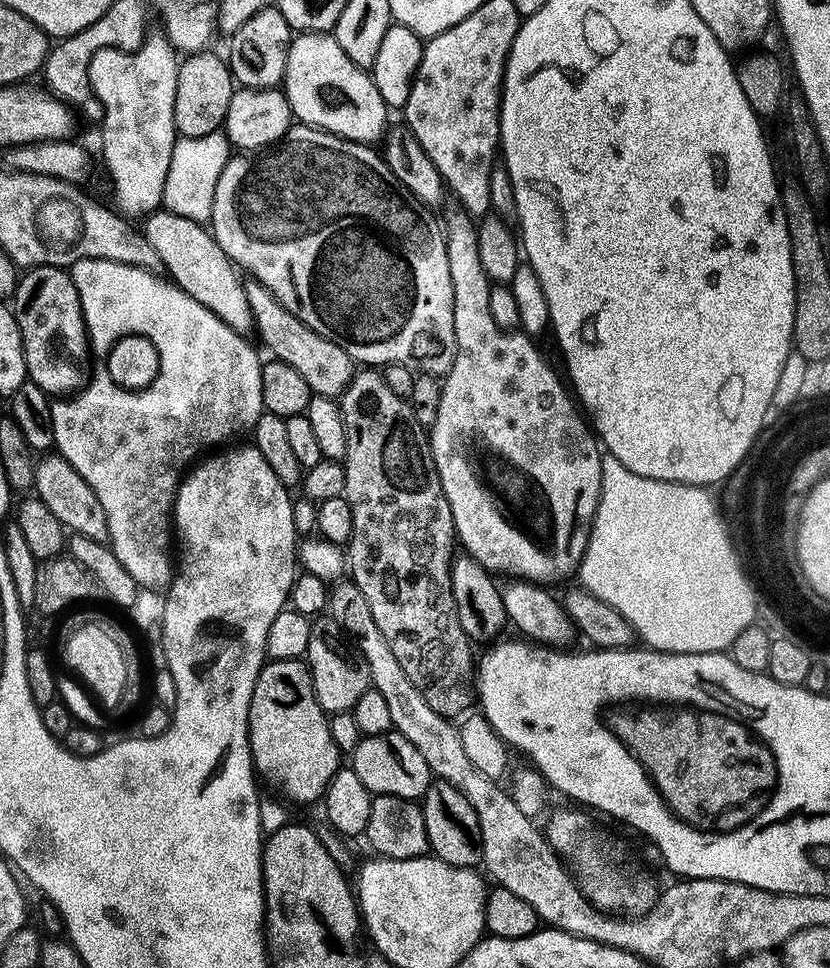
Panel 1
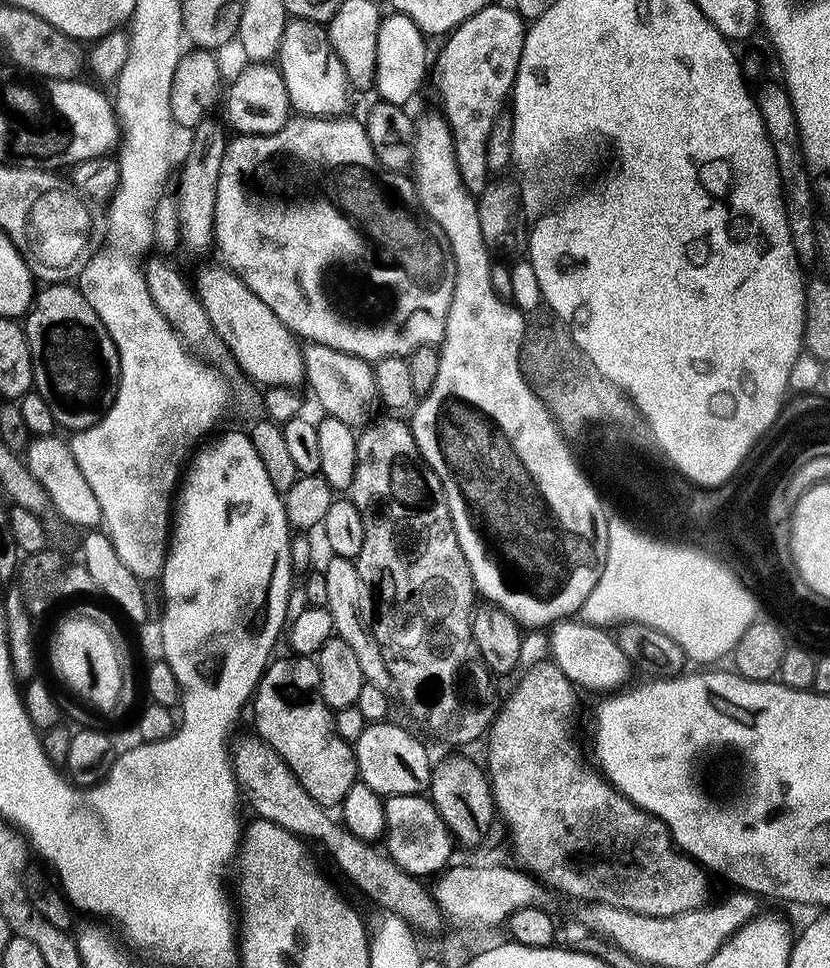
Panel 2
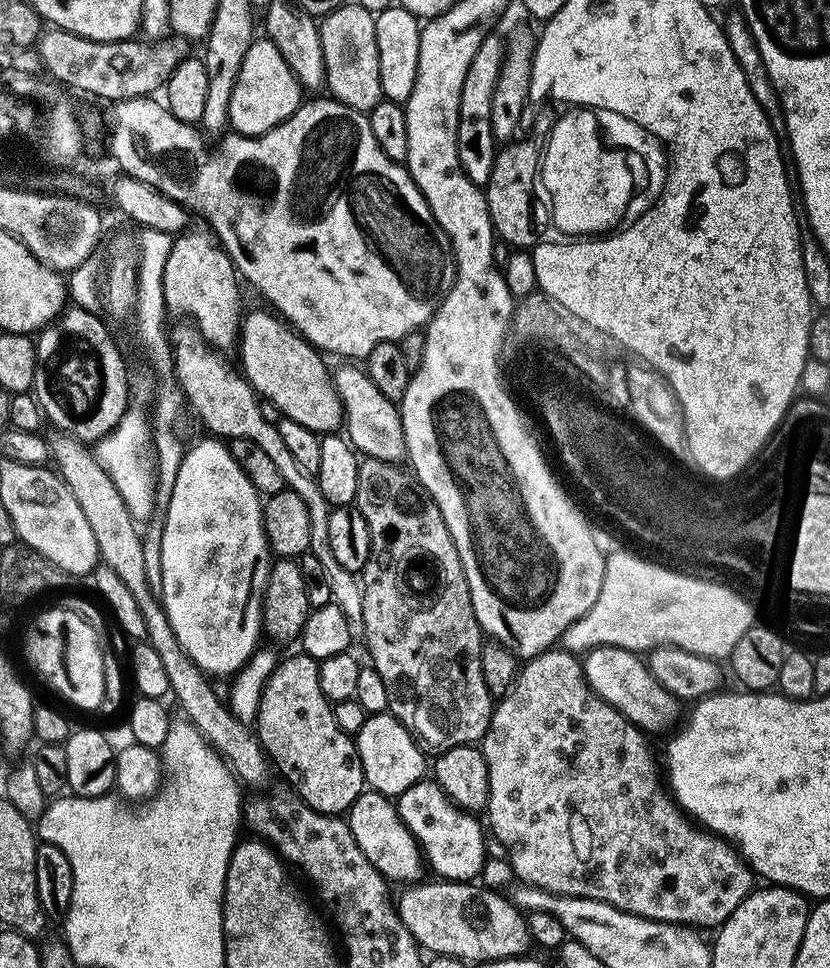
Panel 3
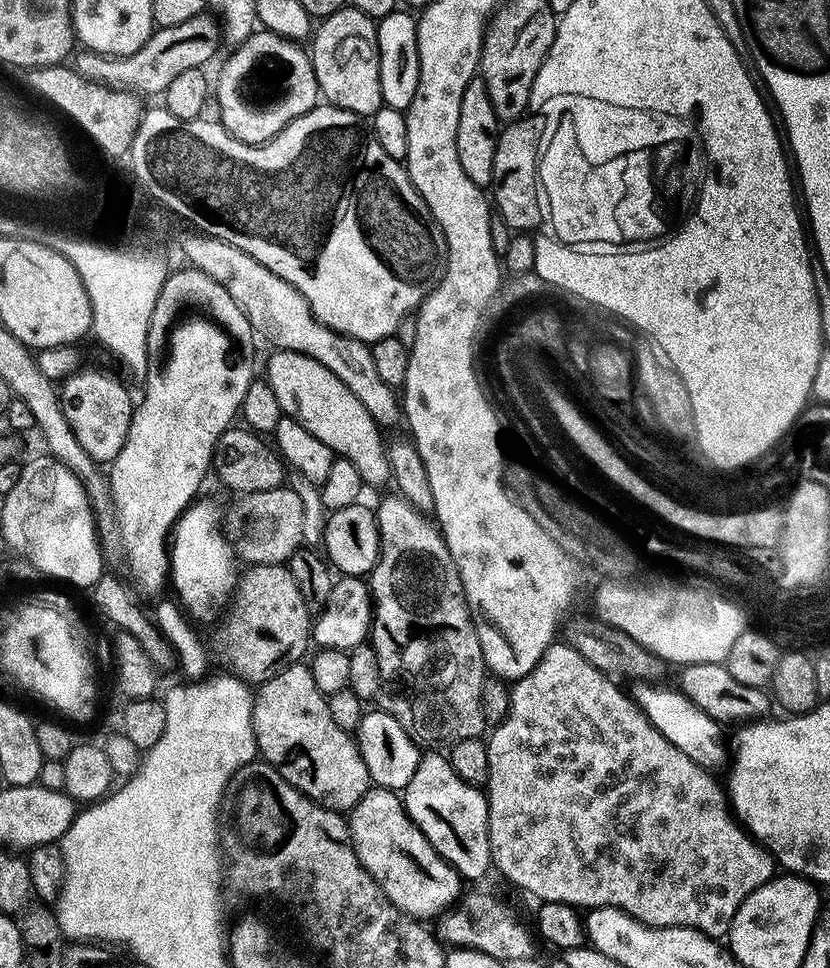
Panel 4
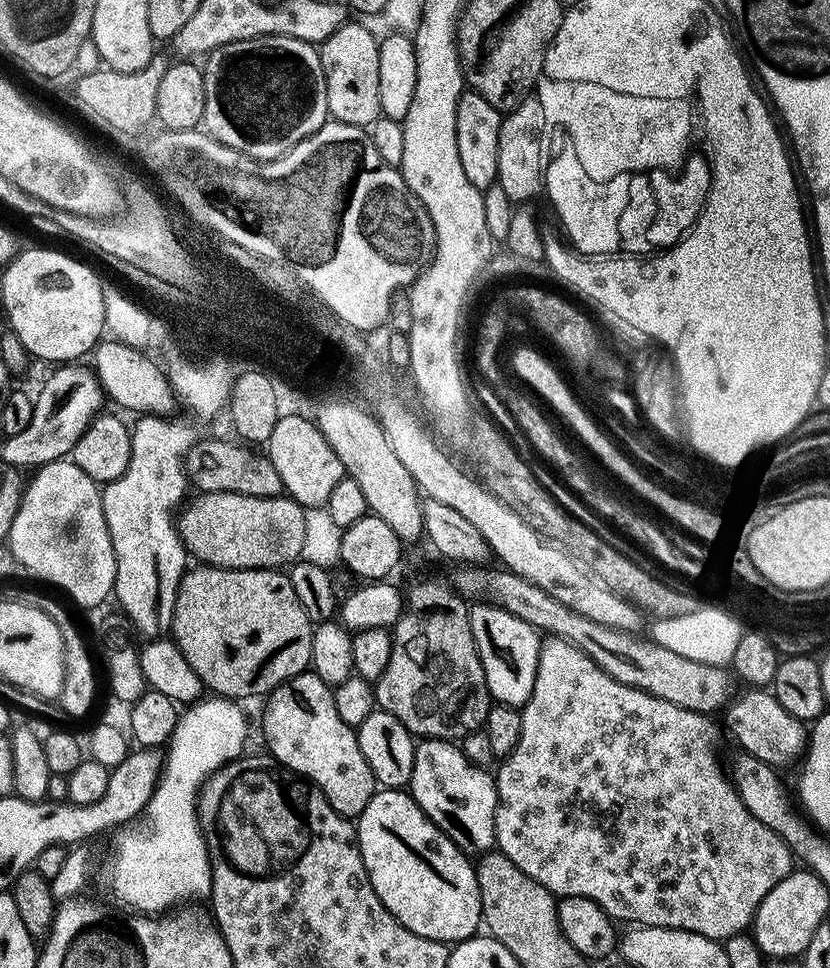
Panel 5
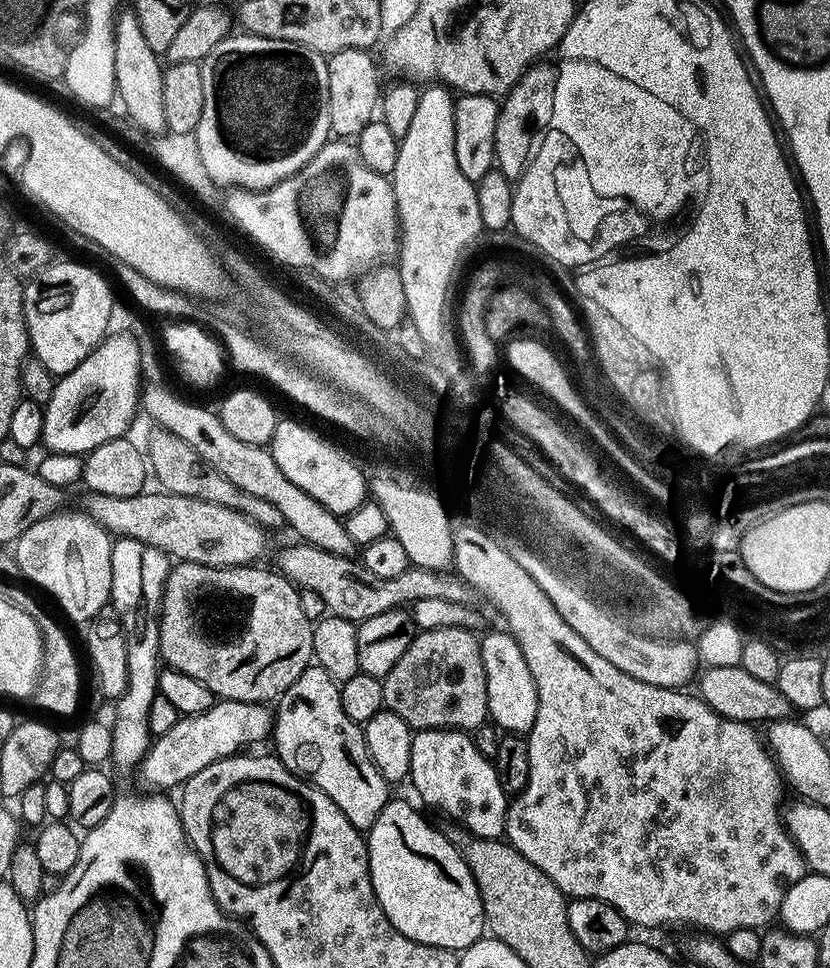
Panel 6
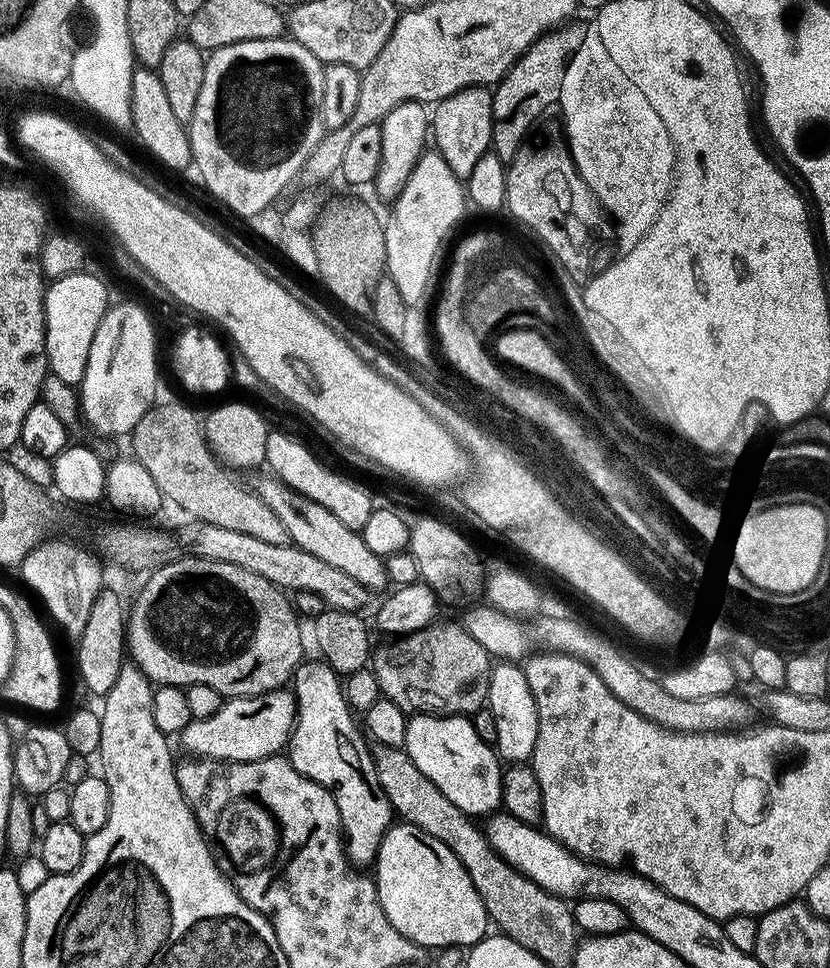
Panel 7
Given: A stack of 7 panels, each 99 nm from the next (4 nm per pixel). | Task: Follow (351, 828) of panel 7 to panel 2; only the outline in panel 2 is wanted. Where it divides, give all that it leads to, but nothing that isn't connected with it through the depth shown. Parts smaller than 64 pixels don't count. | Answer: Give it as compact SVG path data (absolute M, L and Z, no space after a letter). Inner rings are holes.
M287 654L281 660L273 659L260 676L255 693L250 701L252 720L256 723L255 735L265 740L276 753L290 766L290 770L302 782L306 794L314 798L314 802L325 806L339 805L346 798L350 786L358 783L356 771L356 749L349 741L344 740L336 729L336 717L333 709L321 698L318 691L320 679L318 666L311 655Z

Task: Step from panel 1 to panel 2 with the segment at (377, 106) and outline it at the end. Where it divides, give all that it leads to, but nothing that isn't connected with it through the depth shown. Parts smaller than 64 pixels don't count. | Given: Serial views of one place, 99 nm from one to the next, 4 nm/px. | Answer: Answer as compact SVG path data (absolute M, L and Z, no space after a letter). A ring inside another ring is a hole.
M290 18L282 30L278 67L288 91L288 103L297 113L306 116L342 116L349 111L350 85L346 70L334 54L328 29L314 20Z

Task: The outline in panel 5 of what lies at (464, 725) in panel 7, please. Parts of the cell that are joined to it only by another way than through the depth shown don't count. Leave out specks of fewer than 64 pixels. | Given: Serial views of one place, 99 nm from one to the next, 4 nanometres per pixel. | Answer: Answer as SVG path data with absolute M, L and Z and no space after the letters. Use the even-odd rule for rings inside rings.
M421 739L414 754L410 794L464 853L483 854L496 848L496 782L488 768L469 762L463 747L451 740Z

